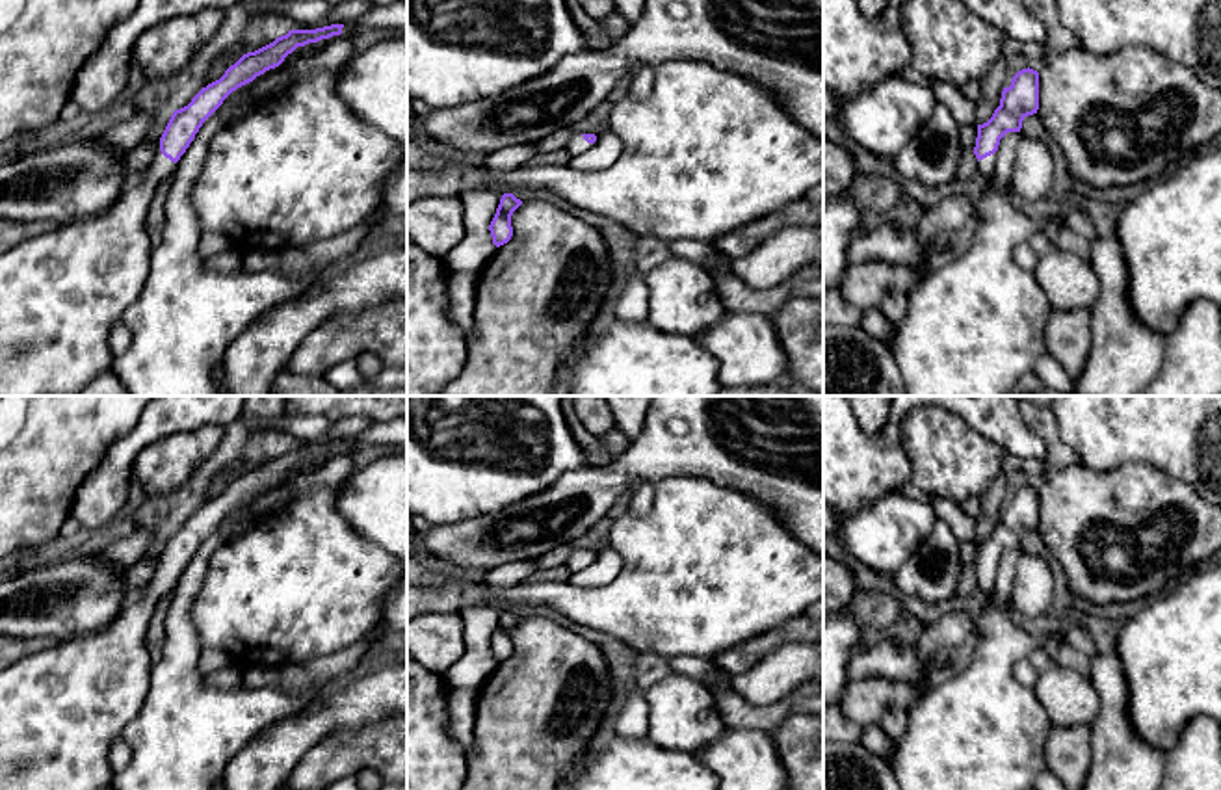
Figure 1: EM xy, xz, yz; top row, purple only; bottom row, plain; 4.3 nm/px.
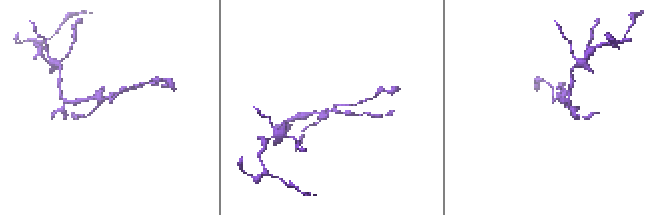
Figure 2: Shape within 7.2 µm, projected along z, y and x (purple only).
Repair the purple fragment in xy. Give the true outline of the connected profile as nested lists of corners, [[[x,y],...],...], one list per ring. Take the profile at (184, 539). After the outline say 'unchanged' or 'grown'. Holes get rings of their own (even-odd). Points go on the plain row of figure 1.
[[[344,441],[316,446],[290,446],[273,459],[243,470],[225,491],[203,504],[188,522],[175,526],[160,567],[139,600],[102,630],[58,639],[52,647],[28,654],[0,671],[0,790],[104,790],[112,786],[110,747],[143,708],[152,654],[145,634],[156,602],[186,569],[203,539],[238,504],[279,483],[297,463],[342,450]]]; grown

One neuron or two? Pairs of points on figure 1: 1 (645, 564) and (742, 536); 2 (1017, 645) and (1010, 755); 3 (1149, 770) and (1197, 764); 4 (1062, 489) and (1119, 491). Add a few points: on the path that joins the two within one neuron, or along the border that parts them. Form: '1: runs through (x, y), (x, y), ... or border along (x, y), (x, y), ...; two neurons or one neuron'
1: runs through (669, 564), (714, 564), (718, 560); one neuron
2: runs through (1002, 673), (1002, 727); one neuron
3: border along (1166, 755), (1162, 770); two neurons
4: runs through (1076, 491), (1104, 491); one neuron

